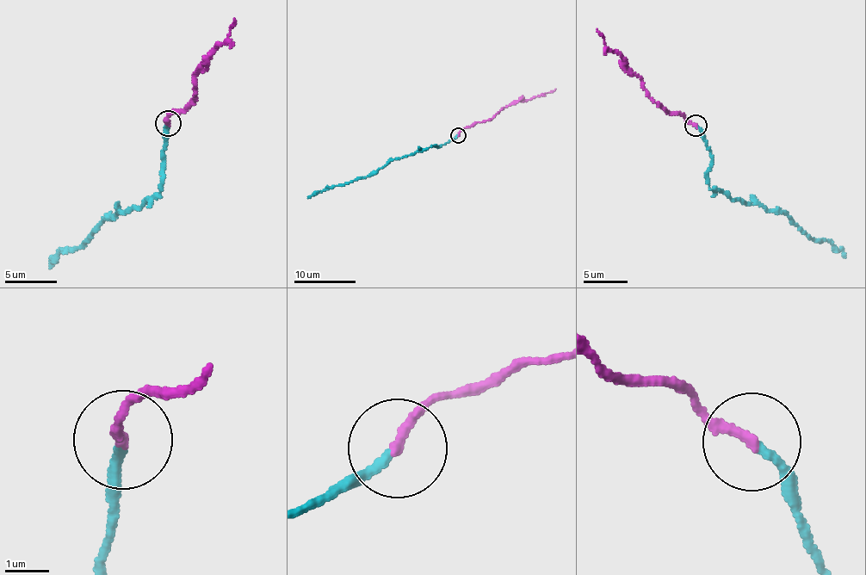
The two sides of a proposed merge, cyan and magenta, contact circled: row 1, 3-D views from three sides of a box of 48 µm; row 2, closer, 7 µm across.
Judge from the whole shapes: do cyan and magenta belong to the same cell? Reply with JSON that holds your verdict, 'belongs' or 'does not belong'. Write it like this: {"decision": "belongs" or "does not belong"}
{"decision": "belongs"}

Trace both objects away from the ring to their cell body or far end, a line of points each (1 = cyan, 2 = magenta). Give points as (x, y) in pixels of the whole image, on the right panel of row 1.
1: (695, 126), (712, 157), (708, 187), (720, 189), (733, 199), (778, 210), (811, 238), (825, 239), (845, 257)
2: (695, 126), (648, 96), (641, 78), (605, 46), (596, 29)

